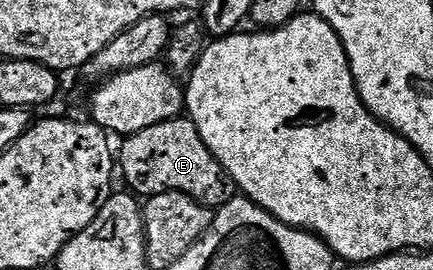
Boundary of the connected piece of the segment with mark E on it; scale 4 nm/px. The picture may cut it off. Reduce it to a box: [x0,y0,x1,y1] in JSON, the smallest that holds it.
[117,115,237,207]

